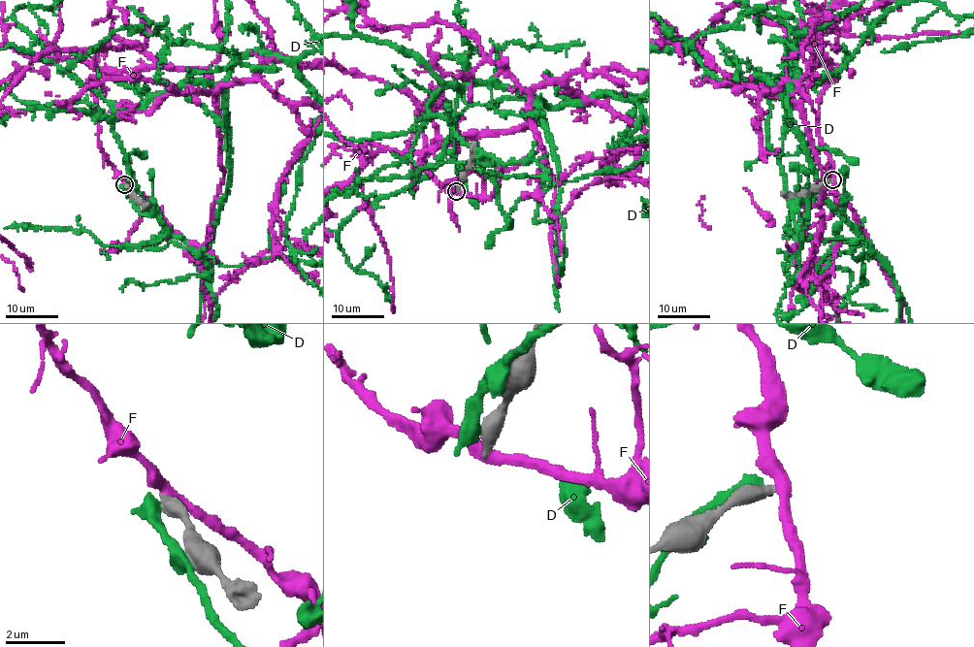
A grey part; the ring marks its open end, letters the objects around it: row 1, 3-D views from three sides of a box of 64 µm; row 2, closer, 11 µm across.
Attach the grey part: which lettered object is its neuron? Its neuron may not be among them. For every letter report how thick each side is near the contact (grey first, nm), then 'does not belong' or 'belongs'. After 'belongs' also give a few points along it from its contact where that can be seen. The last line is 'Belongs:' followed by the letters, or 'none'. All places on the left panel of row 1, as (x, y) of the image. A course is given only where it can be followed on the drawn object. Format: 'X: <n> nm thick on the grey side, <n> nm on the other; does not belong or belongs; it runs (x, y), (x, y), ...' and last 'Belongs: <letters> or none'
D: 550 nm thick on the grey side, 600 nm on the other; does not belong
F: 400 nm thick on the grey side, 360 nm on the other; does not belong
Belongs: none

